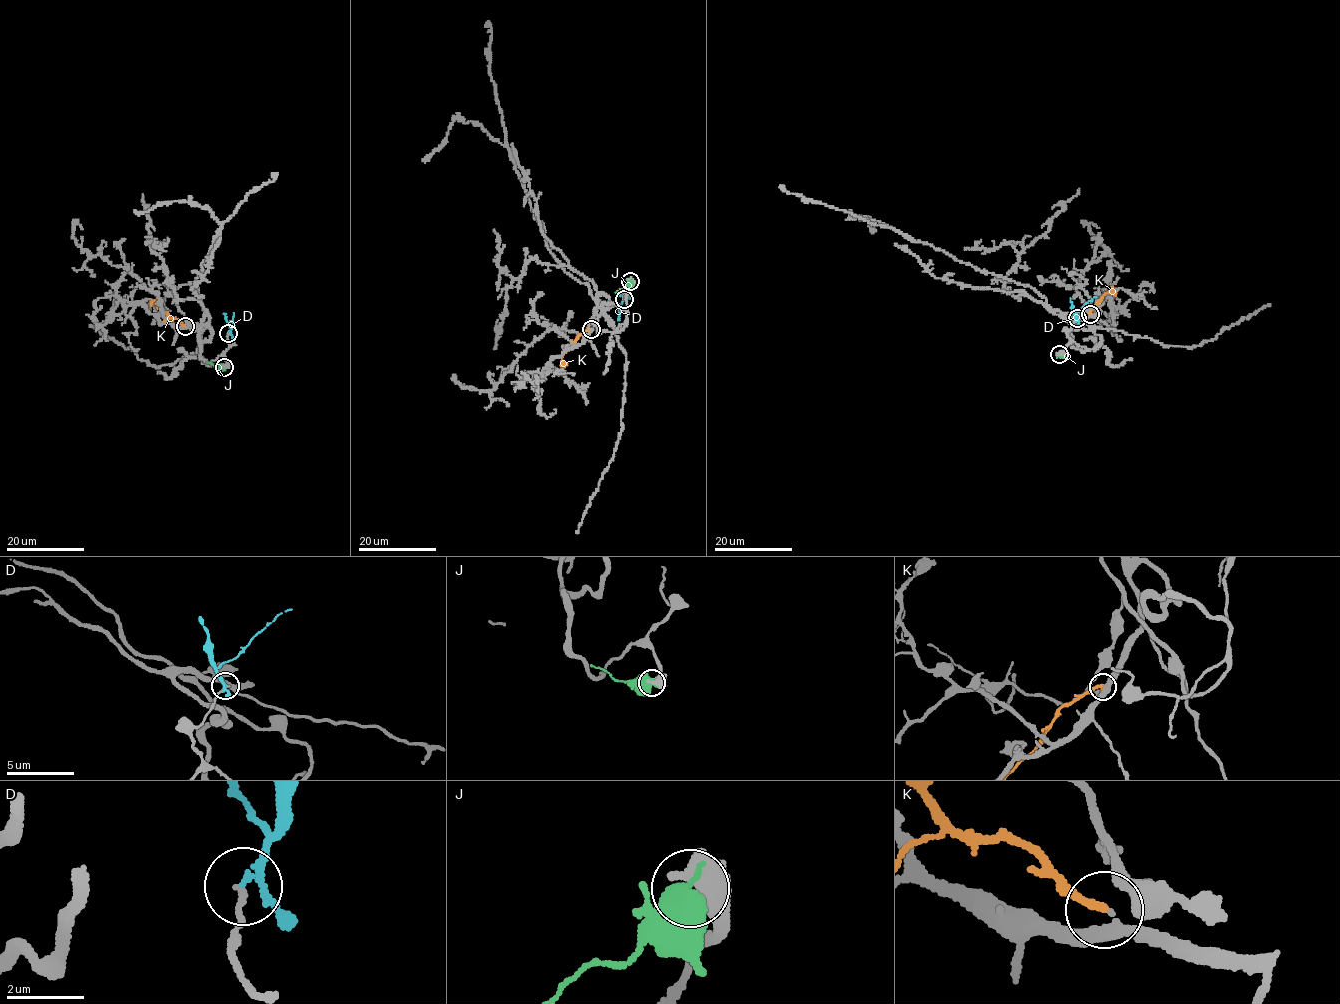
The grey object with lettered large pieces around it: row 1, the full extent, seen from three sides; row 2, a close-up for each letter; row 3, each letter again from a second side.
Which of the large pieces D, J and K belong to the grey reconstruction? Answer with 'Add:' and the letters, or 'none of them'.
Add: none of them

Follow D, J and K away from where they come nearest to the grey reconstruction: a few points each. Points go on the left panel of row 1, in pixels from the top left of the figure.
D: (228, 333), (231, 329), (225, 319), (225, 313)
J: (224, 367), (207, 362)
K: (185, 326), (157, 306), (156, 300), (162, 297)

